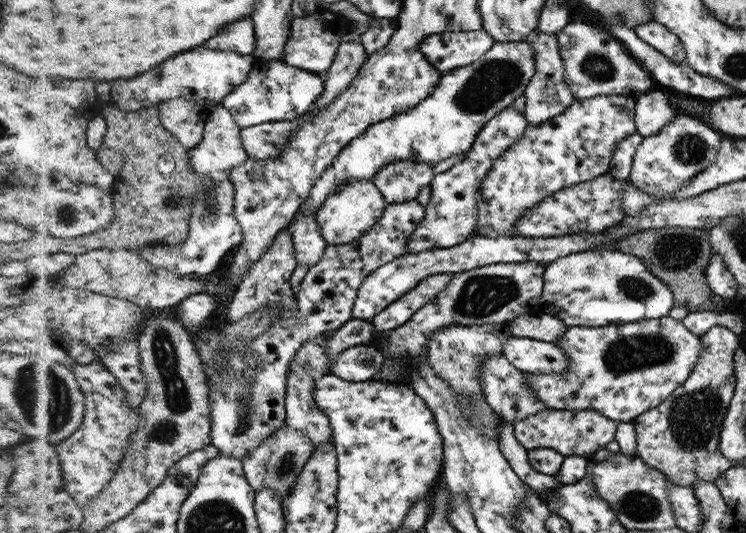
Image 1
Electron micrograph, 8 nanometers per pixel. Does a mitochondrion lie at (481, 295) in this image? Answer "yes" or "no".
yes

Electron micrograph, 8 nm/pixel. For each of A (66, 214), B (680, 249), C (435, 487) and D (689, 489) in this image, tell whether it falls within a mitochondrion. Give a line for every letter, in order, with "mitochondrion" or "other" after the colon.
A: mitochondrion
B: mitochondrion
C: other
D: other

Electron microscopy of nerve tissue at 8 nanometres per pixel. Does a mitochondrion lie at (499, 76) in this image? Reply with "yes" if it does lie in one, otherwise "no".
yes

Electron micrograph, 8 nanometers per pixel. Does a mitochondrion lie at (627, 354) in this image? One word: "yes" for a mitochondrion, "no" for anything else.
yes

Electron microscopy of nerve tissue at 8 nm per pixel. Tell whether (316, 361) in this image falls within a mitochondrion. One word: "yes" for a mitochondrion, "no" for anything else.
no

